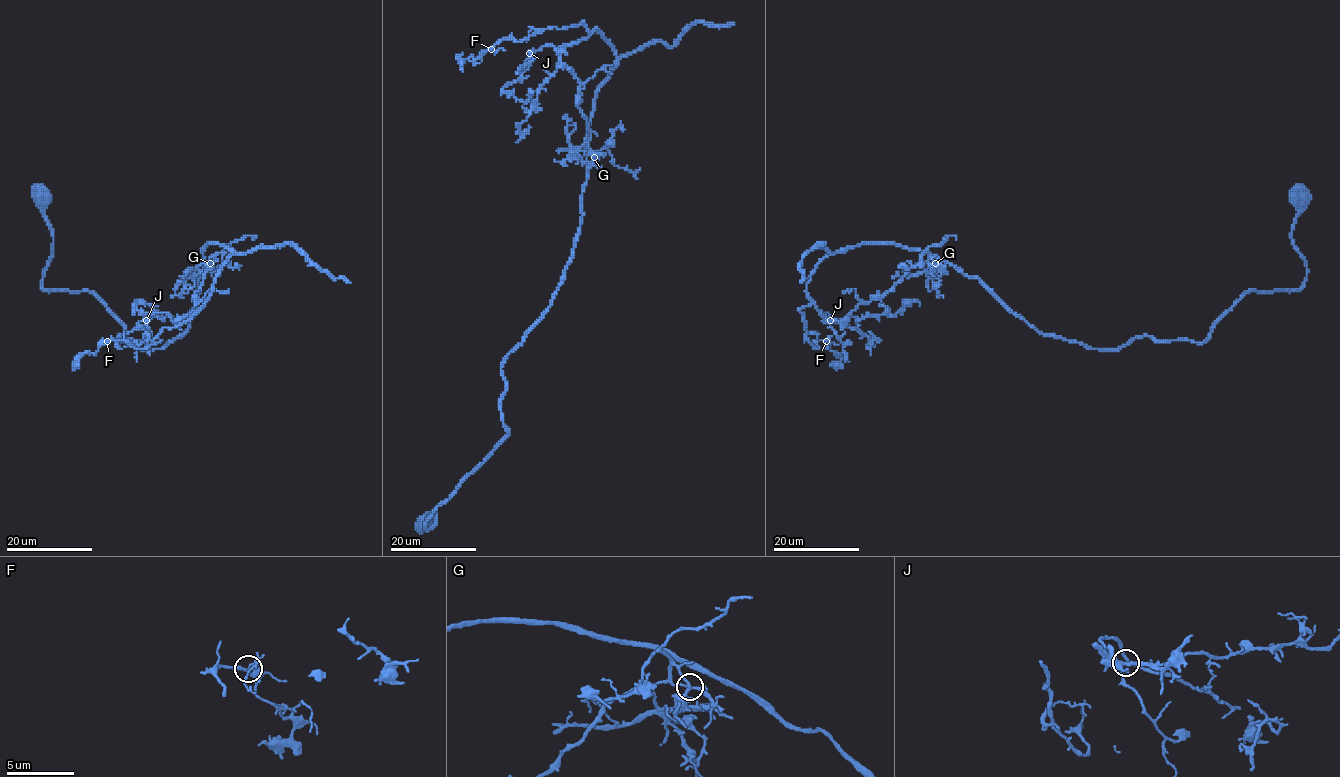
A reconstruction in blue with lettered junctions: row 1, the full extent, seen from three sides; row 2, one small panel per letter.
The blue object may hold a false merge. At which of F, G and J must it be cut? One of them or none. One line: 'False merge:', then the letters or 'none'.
False merge: G

